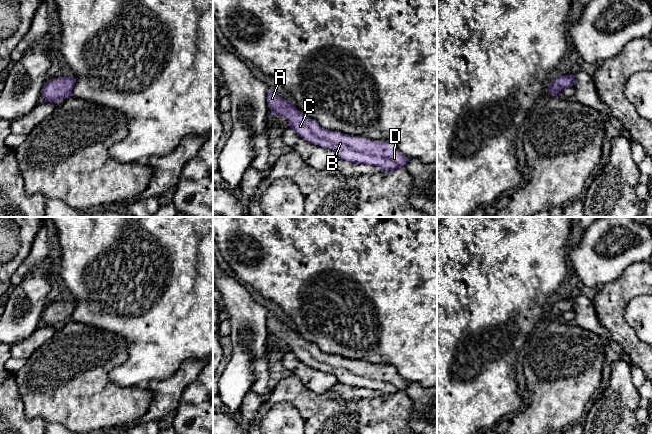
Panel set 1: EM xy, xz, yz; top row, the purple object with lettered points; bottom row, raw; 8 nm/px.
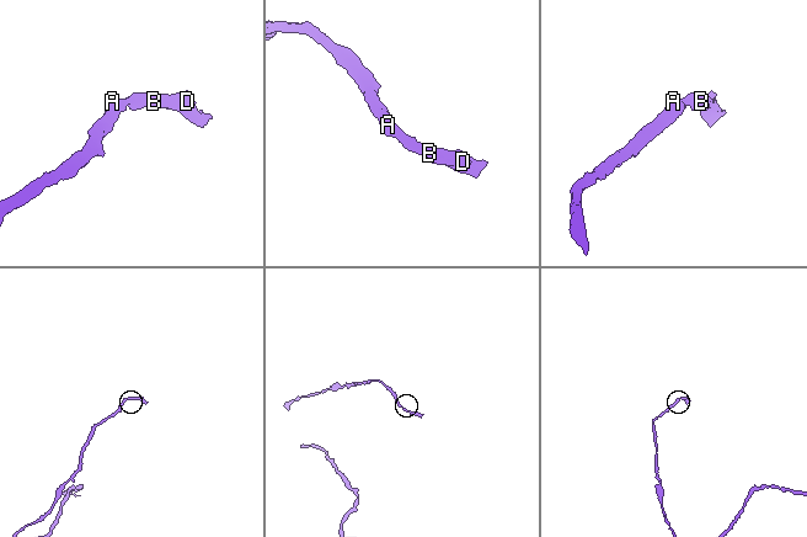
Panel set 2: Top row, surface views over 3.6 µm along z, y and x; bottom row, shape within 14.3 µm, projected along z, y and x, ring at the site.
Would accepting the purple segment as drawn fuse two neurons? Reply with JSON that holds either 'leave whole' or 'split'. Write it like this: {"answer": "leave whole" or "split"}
{"answer": "leave whole"}

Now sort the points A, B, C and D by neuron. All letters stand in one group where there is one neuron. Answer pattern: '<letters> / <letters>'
A B C D

